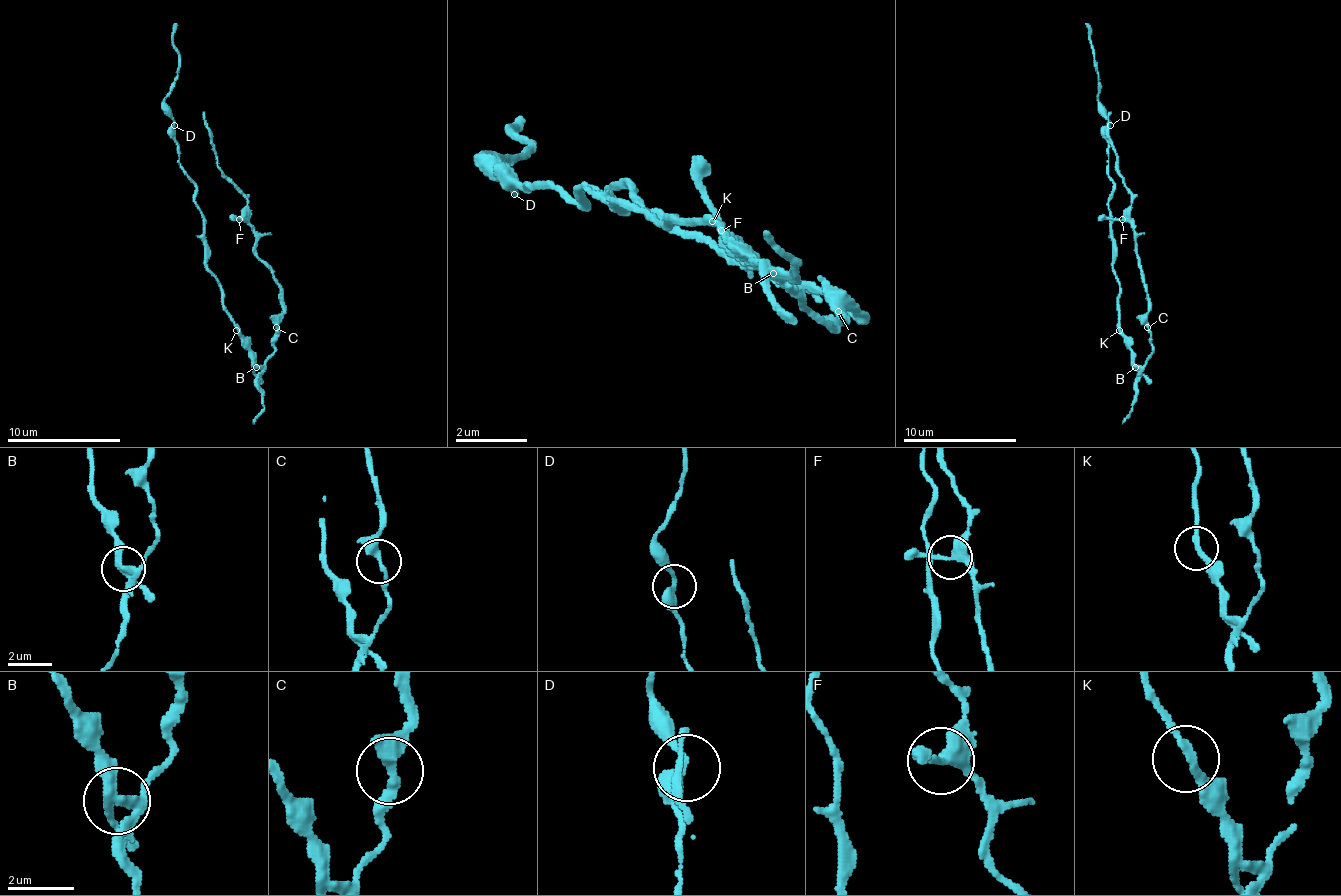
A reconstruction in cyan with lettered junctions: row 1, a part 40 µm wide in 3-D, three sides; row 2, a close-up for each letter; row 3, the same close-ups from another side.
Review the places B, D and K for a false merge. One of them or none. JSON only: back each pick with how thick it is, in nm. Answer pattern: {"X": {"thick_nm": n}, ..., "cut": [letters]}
{"B": {"thick_nm": 260}, "cut": ["B"]}

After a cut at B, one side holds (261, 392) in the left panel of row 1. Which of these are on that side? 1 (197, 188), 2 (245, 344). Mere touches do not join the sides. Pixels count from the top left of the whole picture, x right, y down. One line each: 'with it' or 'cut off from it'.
1: cut off from it
2: cut off from it

